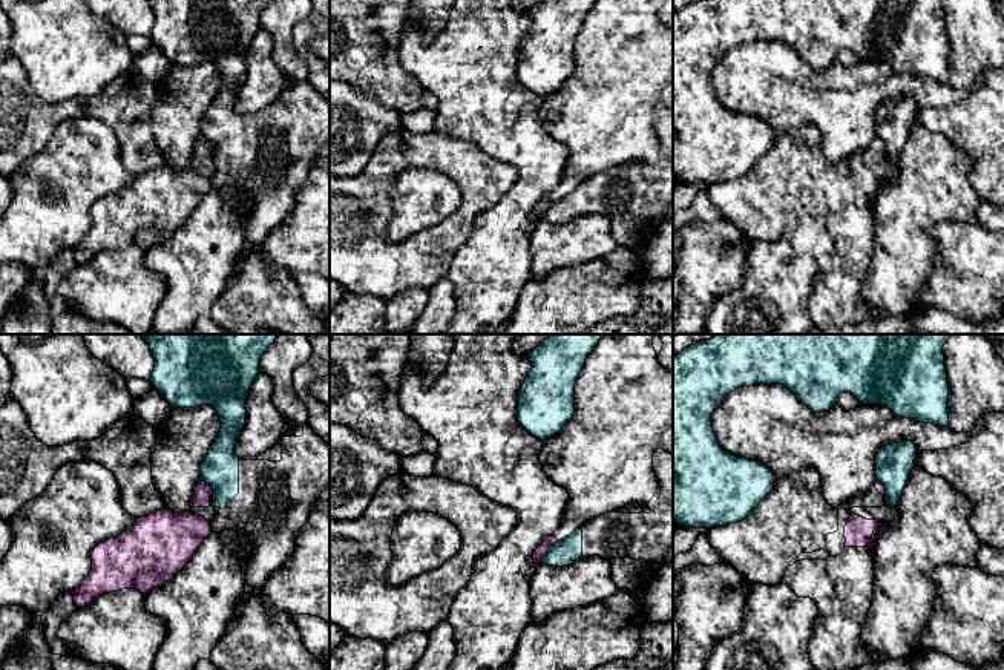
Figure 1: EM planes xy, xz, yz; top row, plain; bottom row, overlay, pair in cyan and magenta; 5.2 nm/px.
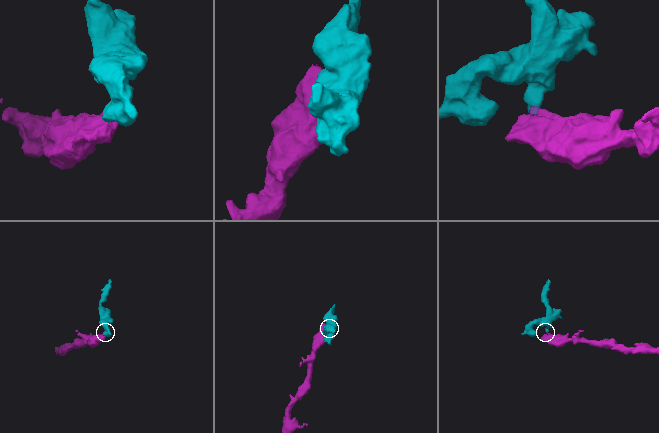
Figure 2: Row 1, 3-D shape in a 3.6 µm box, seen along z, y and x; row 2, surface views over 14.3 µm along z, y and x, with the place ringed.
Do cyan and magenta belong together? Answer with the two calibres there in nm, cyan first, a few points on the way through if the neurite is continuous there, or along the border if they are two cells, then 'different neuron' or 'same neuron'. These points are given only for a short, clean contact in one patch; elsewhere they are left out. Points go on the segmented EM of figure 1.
140 nm thick on the cyan side, 60 nm on the other; border along xz (558, 541), (547, 549), (541, 561); different neuron

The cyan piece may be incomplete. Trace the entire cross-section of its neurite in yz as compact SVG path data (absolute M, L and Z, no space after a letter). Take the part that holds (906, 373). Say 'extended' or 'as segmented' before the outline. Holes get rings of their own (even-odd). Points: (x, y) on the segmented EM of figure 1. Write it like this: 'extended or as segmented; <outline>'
as segmented; M716 334L708 340L687 346L682 353L673 357L673 520L685 527L704 529L737 523L746 518L774 486L777 477L765 465L757 460L740 458L723 451L713 432L711 415L720 402L734 389L757 383L780 383L792 391L797 399L814 412L831 409L837 405L837 397L842 392L851 392L858 399L860 405L883 405L897 417L910 419L920 423L933 423L937 426L949 426L949 383L943 346L952 336L953 334Z

